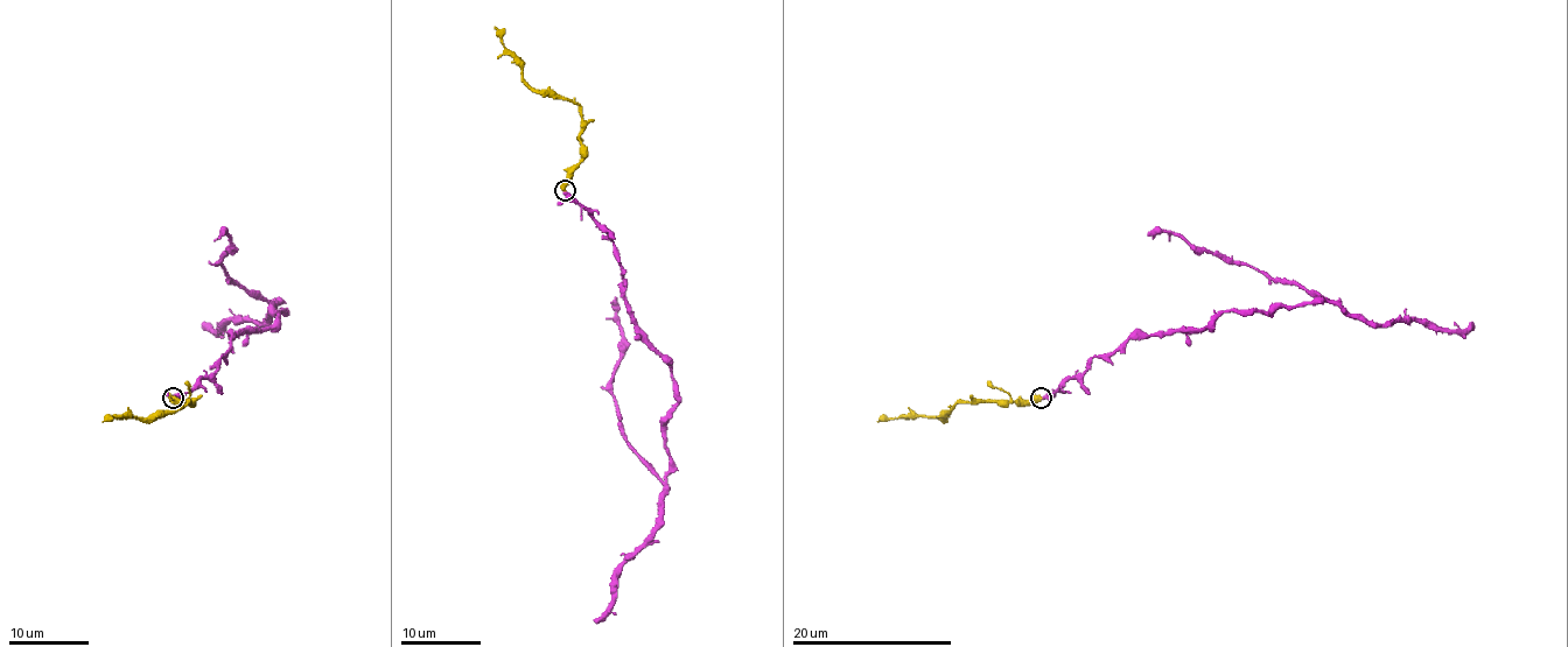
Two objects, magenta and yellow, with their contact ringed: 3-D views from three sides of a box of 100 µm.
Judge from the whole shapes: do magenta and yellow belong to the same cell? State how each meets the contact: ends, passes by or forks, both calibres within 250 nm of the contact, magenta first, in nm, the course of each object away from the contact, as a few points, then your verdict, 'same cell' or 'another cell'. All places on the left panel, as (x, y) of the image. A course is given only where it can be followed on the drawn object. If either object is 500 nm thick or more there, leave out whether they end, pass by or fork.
420 nm thick on the magenta side, 550 nm on the other; magenta runs (172, 398), (207, 379), (232, 336), (264, 331), (285, 311), (228, 278), (221, 264), (230, 237), (222, 236); yellow runs (172, 398), (190, 401), (174, 412), (144, 417), (116, 415), (102, 421); same cell

